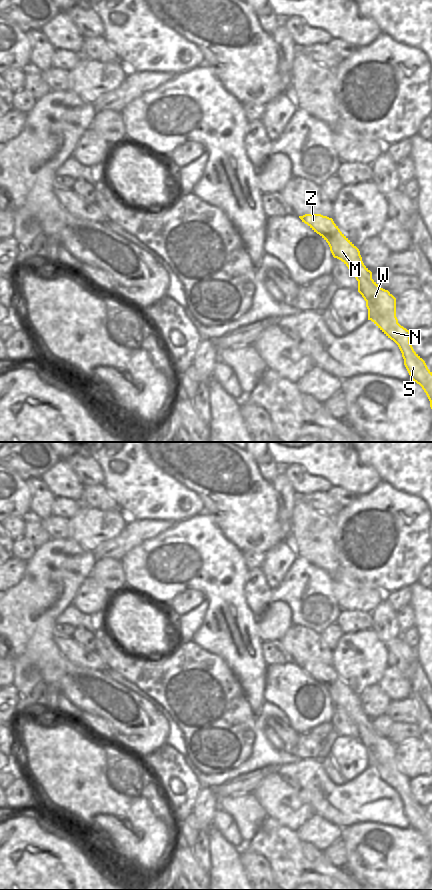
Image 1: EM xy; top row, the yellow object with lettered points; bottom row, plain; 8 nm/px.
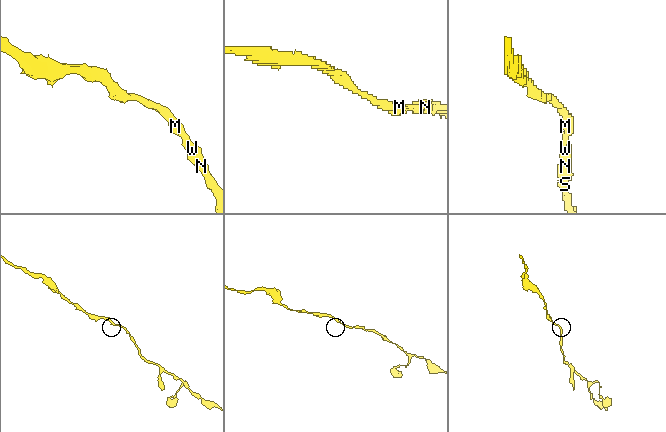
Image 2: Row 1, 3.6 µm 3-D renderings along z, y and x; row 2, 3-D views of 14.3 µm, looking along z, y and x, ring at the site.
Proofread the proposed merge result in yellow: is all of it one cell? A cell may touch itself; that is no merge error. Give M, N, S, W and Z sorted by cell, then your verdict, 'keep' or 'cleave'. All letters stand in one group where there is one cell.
groups M N S W Z; keep

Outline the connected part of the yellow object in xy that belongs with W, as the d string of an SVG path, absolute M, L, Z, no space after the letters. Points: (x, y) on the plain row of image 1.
M305 662L299 664L299 666L328 691L333 705L341 708L354 723L358 729L358 740L366 749L368 768L371 768L388 786L398 793L404 807L404 813L410 823L410 828L422 835L432 857L432 820L428 817L425 809L414 799L410 791L410 779L398 771L396 746L372 727L372 720L364 713L359 697L340 679L332 666L321 662Z

